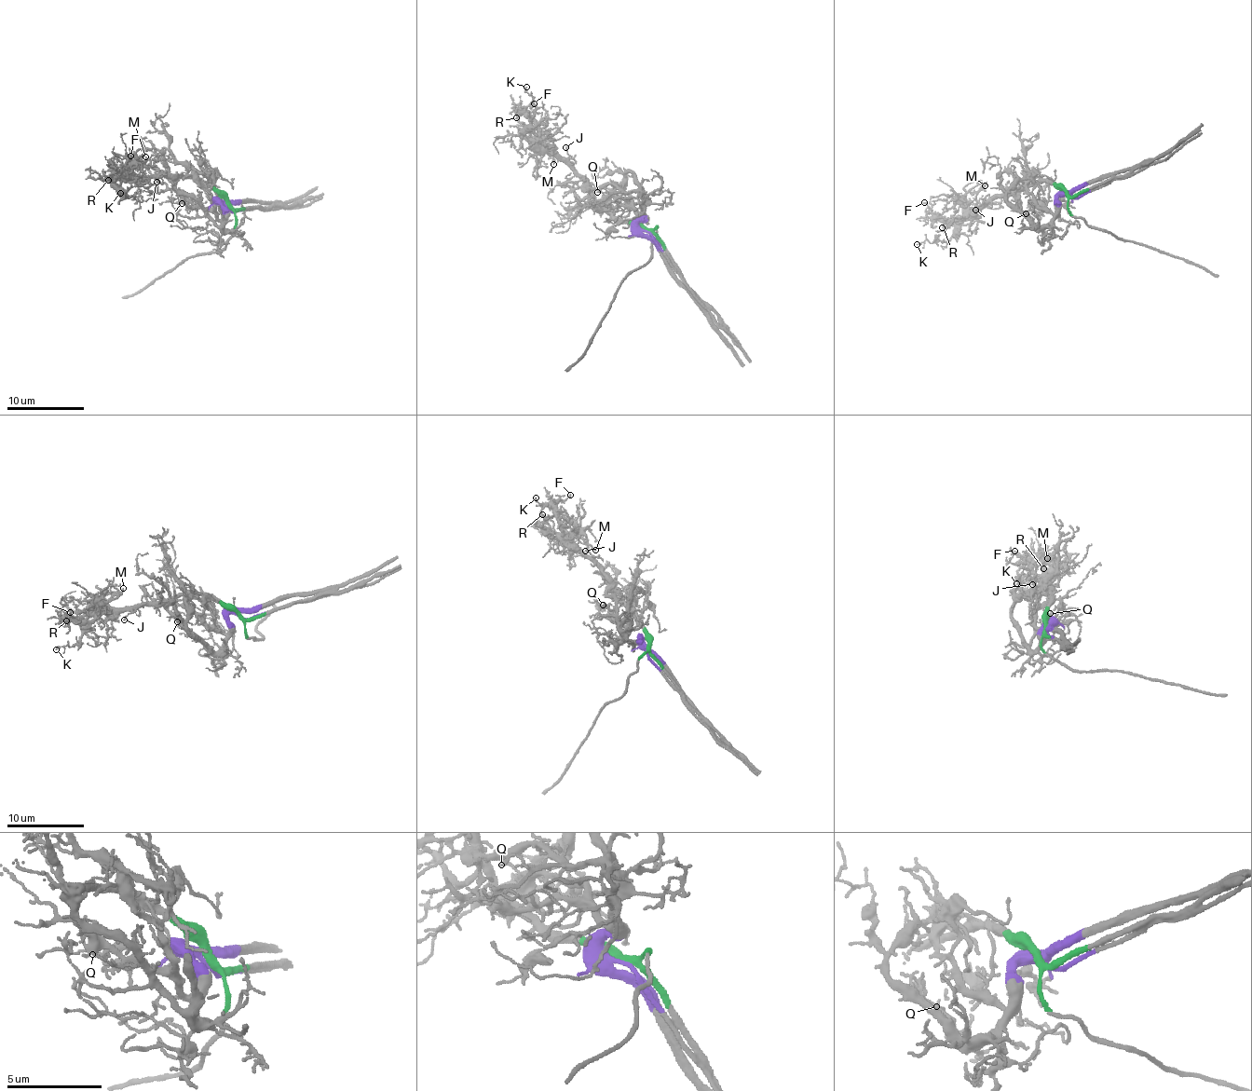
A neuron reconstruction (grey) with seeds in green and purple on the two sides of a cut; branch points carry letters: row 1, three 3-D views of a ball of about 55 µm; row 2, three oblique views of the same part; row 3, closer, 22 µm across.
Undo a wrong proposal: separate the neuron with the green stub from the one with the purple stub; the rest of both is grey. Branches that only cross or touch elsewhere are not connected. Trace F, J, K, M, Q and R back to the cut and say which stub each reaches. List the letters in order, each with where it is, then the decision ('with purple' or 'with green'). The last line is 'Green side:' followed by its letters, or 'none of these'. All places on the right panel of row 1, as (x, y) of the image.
F: (924, 202) | with green
J: (975, 210) | with green
K: (917, 244) | with green
M: (985, 185) | with green
Q: (1026, 213) | with purple
R: (942, 227) | with green
Green side: F, J, K, M, R

